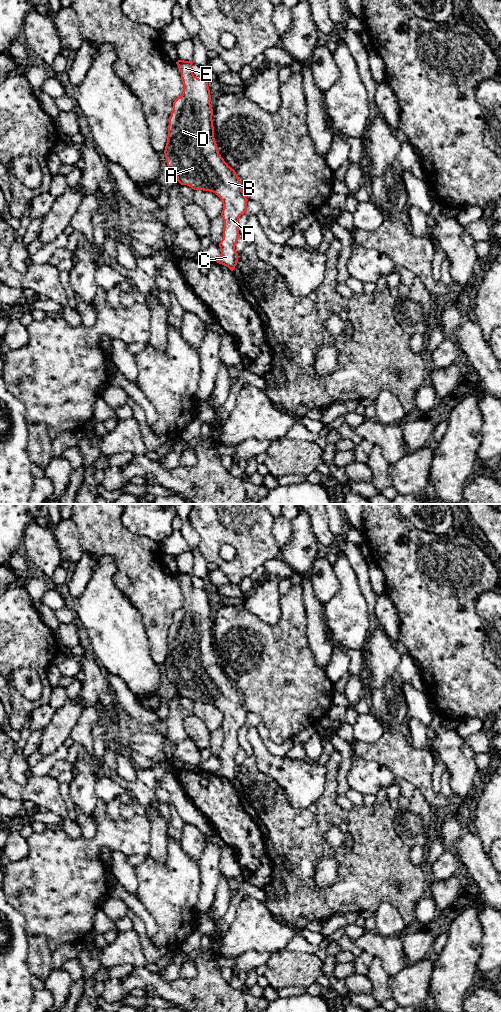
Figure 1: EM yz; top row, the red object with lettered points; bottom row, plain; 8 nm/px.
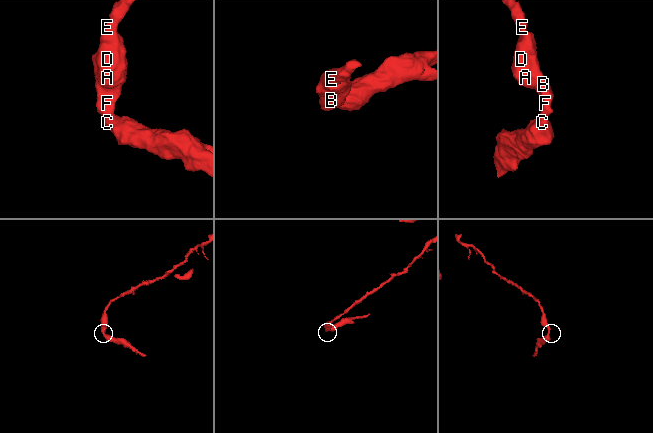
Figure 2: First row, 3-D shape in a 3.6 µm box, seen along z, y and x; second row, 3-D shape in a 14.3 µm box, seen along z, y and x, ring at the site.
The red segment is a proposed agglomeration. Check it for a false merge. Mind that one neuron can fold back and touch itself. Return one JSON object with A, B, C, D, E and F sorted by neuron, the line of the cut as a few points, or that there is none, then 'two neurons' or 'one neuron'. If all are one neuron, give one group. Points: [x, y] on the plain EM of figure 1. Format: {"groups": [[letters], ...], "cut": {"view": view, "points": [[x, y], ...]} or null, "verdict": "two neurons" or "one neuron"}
{"groups": [["A", "B", "C", "D", "E", "F"]], "cut": null, "verdict": "one neuron"}

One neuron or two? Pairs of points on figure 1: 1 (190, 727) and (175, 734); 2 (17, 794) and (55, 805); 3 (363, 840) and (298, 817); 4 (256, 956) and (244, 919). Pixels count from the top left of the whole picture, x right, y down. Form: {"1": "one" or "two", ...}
{"1": "two", "2": "one", "3": "one", "4": "two"}

